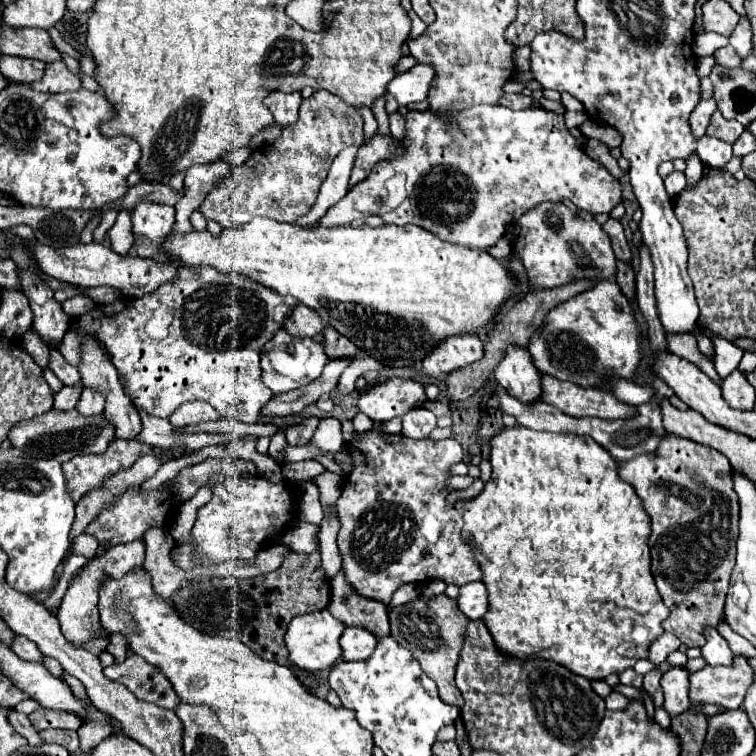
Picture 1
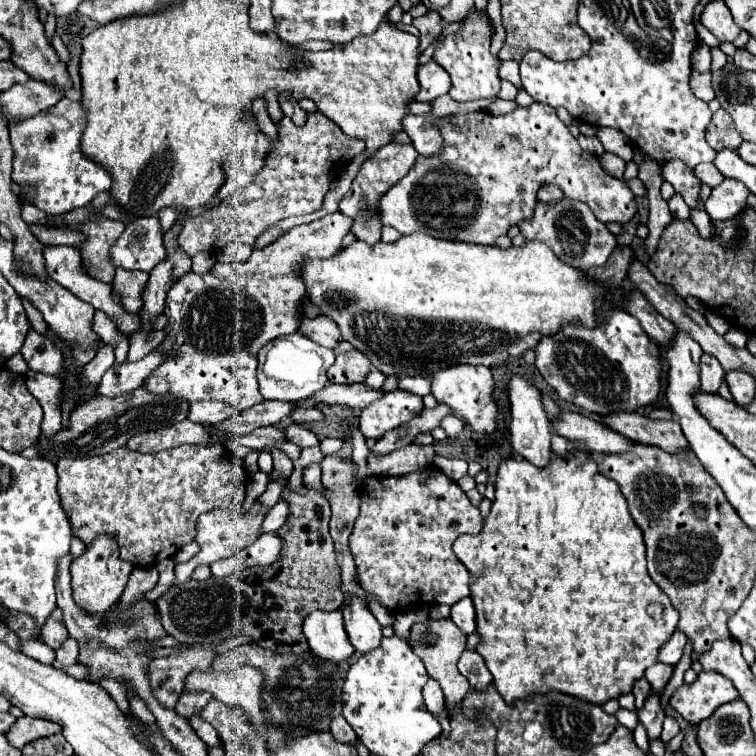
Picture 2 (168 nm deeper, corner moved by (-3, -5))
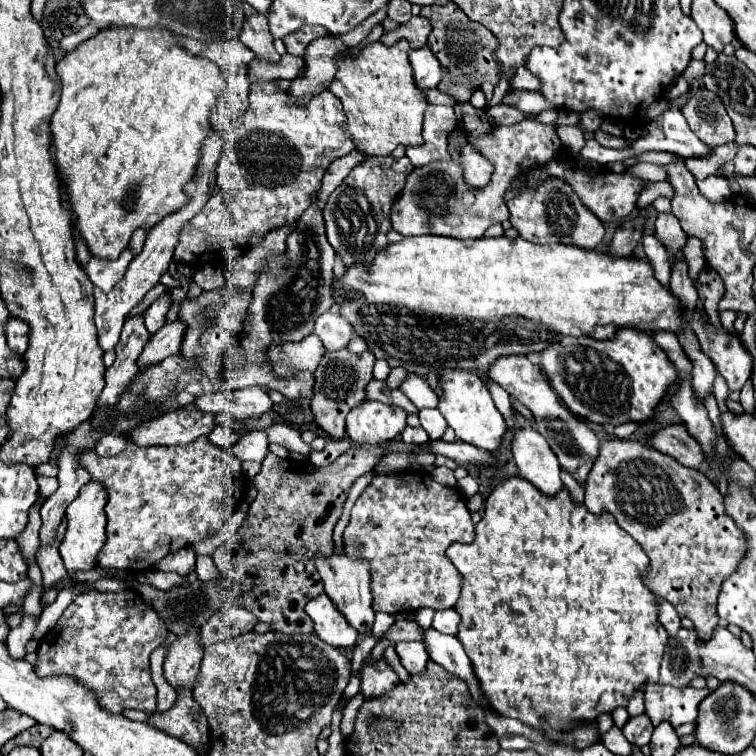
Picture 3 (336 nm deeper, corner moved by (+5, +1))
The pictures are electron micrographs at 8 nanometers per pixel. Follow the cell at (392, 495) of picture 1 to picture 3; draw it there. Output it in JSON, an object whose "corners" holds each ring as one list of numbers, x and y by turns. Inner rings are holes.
{"corners":[[391,473,375,475,365,491,359,495,351,509,351,521,345,529,347,553,353,557,365,557,371,573,373,609,383,613,405,613,421,607,429,609,451,609,461,593,461,575,453,569,445,551,453,543,471,543,475,539,475,527,471,513,465,507,465,499,459,489,443,487,429,473]]}

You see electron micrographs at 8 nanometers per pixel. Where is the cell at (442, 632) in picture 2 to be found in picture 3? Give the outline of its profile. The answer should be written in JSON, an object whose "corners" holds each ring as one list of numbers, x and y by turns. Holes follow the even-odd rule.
{"corners":[[395,621,383,637,393,645,399,641,421,641,421,627,415,621]]}

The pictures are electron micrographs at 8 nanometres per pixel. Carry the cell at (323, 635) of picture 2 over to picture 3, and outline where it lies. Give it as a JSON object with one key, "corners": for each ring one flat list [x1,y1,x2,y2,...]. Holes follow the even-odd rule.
{"corners":[[325,593,311,599,309,605,305,607,305,611,309,613,309,617,315,623,317,637,321,637,325,643,329,643,337,649,355,645,357,635,359,635,357,629,353,629,349,625,345,615,341,611,337,611,333,601]]}

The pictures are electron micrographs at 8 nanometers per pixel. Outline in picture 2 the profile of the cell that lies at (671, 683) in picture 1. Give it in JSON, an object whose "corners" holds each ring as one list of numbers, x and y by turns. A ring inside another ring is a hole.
{"corners":[[667,715,665,717,665,723,663,723,663,733,661,733,661,739,665,741,665,743,669,743,677,733,679,733,679,723,677,723,677,719,675,717,671,717,671,715]]}

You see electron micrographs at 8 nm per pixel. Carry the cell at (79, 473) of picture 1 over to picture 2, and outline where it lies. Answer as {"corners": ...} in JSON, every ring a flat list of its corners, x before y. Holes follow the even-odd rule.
{"corners":[[123,445,111,453,95,455,93,459,59,459,57,471,59,495,71,521,73,535,87,545,99,535,111,537,119,545,119,557,135,567,149,567,161,559,173,557,183,545,195,539,195,523,201,513,243,505,247,485,241,471,227,461,227,451,223,447,201,445,181,445,159,453,139,453]]}

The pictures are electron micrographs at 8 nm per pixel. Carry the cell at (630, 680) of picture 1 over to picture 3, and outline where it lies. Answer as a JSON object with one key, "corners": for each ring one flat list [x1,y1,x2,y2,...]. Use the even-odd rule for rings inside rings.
{"corners":[[643,691,635,693,633,701,629,701,629,705,627,705,627,711,629,711,631,717,637,717,637,715,643,713]]}

